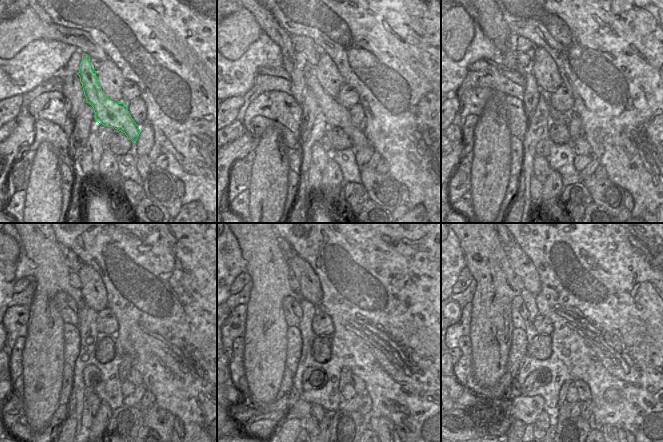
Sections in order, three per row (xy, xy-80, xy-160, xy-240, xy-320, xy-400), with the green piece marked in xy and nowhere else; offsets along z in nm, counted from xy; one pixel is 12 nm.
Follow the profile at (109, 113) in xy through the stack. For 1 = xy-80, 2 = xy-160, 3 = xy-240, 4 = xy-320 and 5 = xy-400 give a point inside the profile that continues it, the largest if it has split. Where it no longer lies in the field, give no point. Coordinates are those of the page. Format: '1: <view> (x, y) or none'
1: xy-80 (336, 115)
2: xy-160 (581, 147)
3: xy-240 (134, 377)
4: xy-320 (359, 386)
5: xy-400 (582, 387)

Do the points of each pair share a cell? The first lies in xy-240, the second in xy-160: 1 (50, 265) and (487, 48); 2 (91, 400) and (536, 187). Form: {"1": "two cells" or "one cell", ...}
{"1": "two cells", "2": "two cells"}

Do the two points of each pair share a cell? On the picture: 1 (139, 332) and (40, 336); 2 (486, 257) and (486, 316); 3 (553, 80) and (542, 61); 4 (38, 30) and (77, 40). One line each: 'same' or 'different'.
1: different
2: same
3: same
4: same

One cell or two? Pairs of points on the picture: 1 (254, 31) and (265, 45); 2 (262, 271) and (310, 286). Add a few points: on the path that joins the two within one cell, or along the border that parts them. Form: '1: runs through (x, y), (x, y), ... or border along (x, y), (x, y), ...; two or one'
1: border along (262, 32), (243, 53); two
2: border along (299, 291), (303, 298); two

